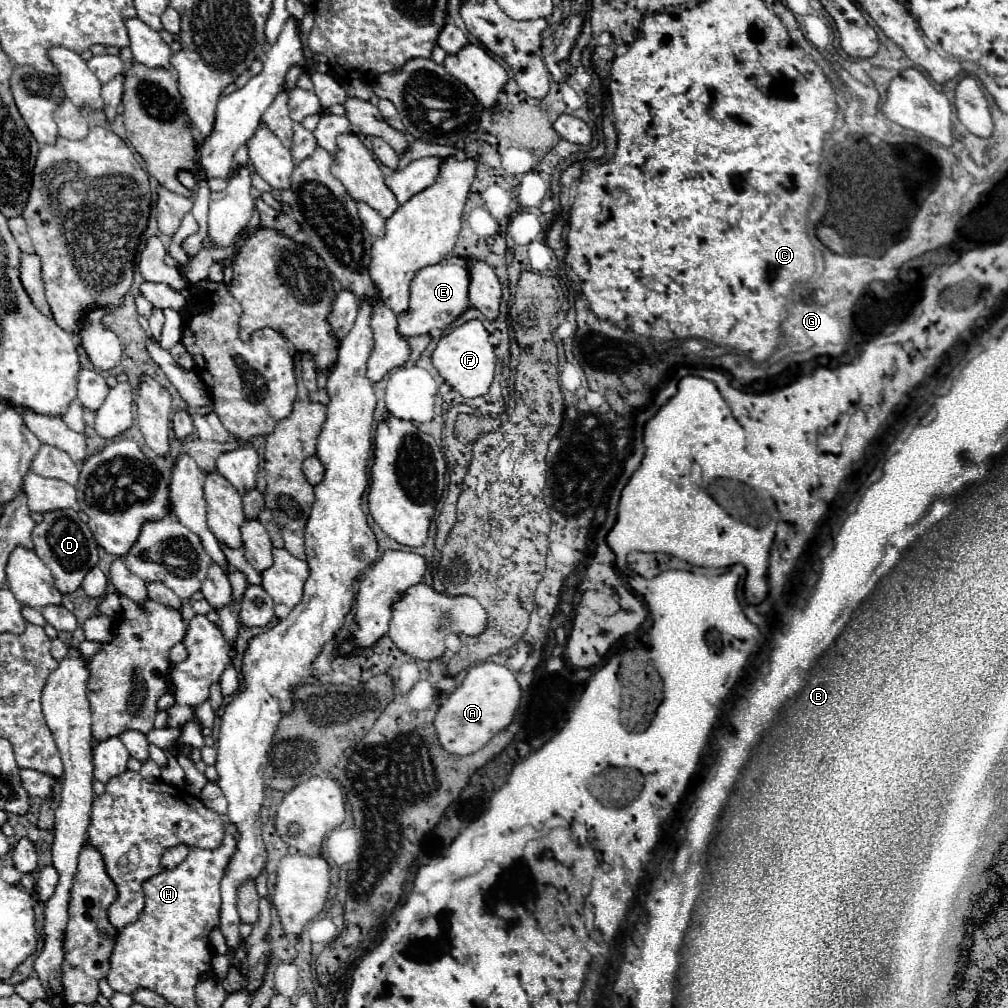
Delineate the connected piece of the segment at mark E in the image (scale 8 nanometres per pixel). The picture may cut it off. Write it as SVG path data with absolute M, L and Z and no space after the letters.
M461 258L443 260L433 266L425 266L417 270L413 282L411 282L411 298L409 308L397 316L397 332L403 338L409 336L421 336L429 334L433 328L445 328L451 324L465 308L467 304L467 286L469 286L469 274L465 268L465 262Z

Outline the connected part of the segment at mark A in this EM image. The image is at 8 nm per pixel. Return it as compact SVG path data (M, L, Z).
M483 662L473 666L465 674L457 690L443 700L435 716L433 724L437 730L439 744L443 746L443 750L447 750L453 756L467 756L477 752L493 738L493 734L509 726L515 710L519 708L519 698L521 698L521 688L515 680L515 674L509 672L505 666L493 662Z

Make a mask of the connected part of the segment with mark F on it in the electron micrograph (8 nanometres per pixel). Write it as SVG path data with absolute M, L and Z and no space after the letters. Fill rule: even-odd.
M469 320L457 326L455 330L451 330L449 334L445 334L431 354L431 362L437 368L437 372L463 398L477 398L487 394L489 390L495 372L495 354L487 338L489 332L483 328L483 324L479 320Z

